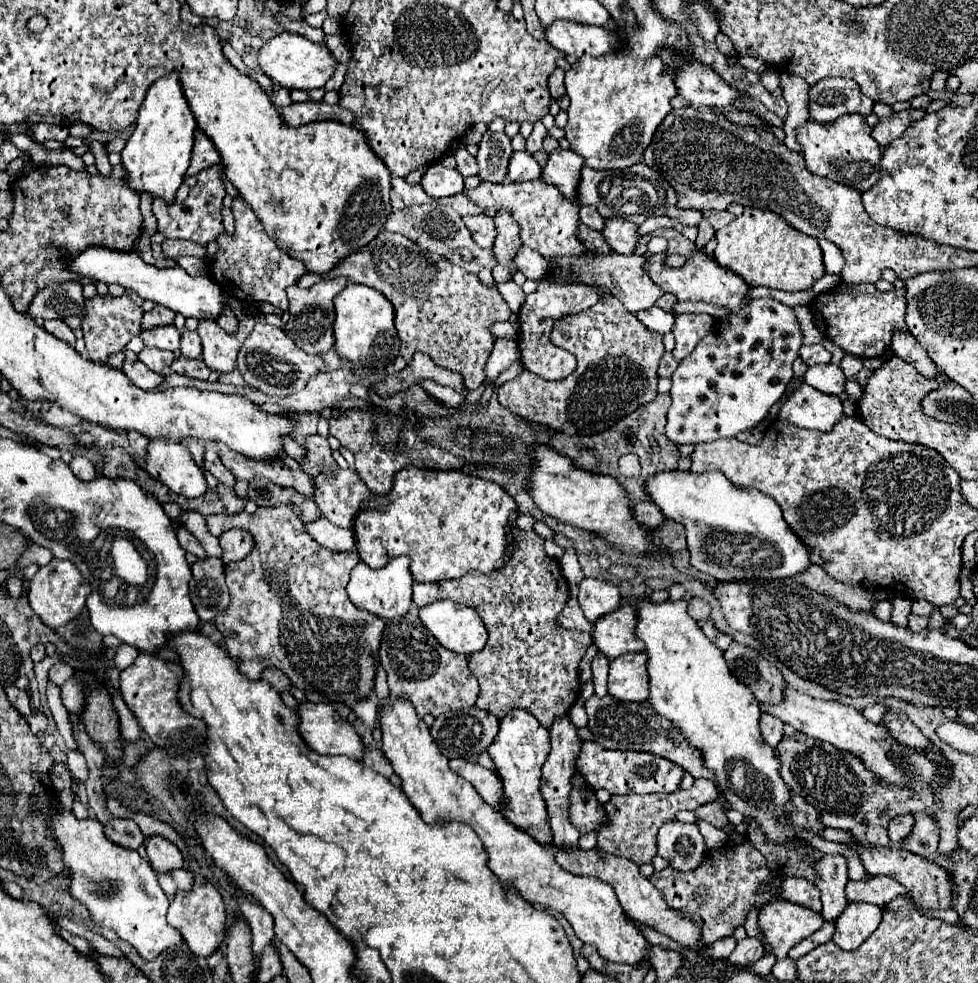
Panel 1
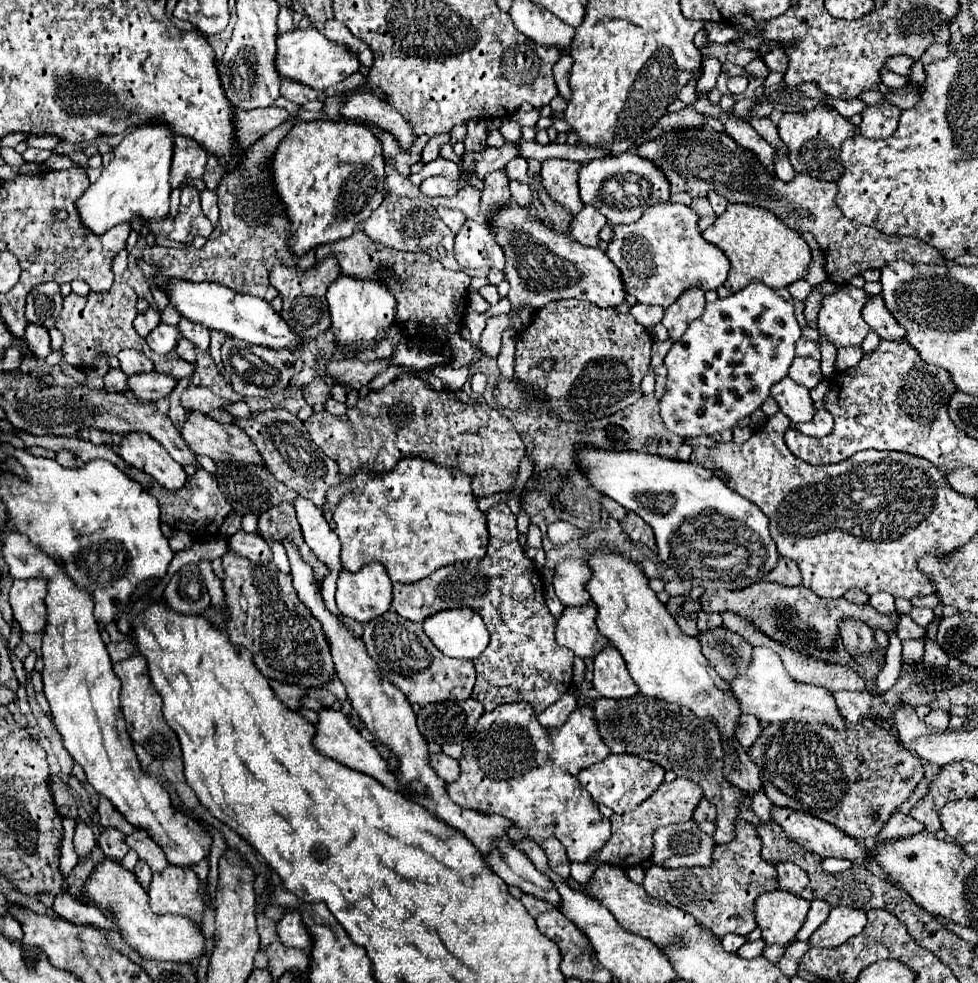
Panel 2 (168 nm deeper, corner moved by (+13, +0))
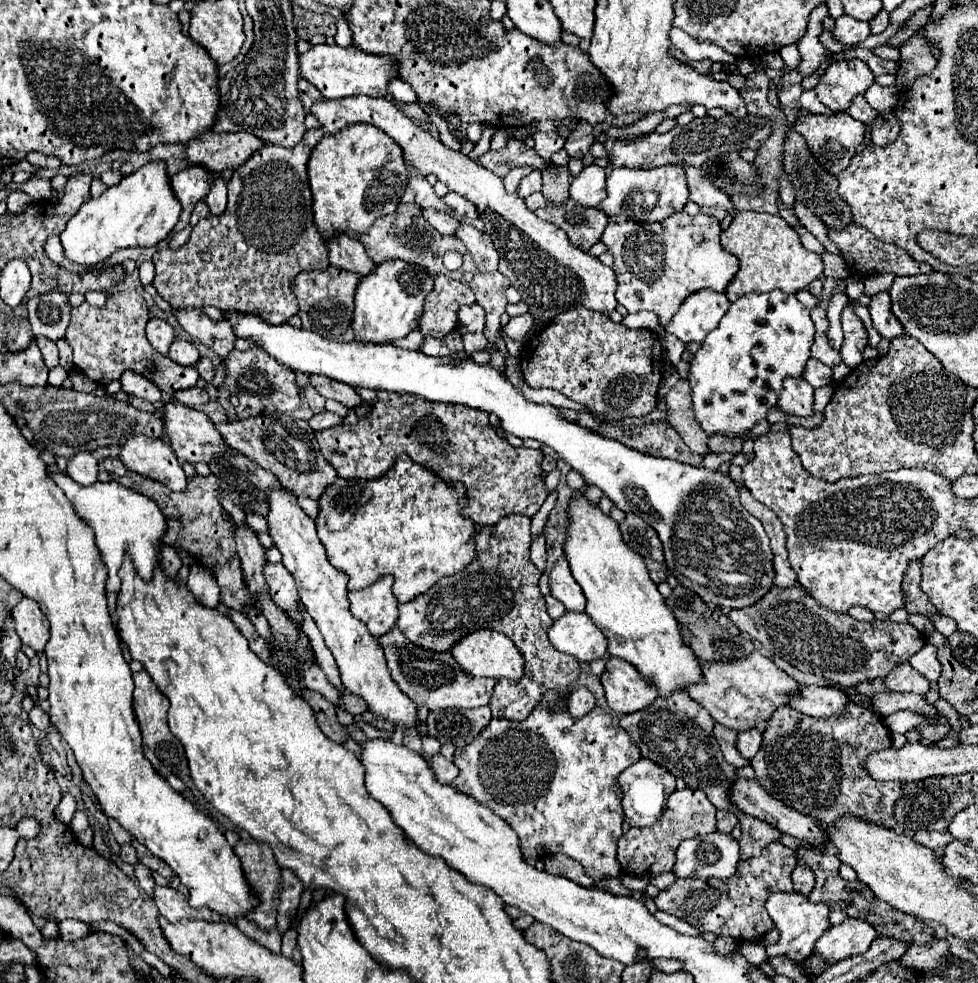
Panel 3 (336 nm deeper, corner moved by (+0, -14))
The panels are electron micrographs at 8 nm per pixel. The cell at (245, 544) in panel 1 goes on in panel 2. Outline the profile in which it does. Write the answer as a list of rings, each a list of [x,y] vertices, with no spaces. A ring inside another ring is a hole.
[[[243,530],[235,532],[227,538],[227,548],[239,556],[245,556],[253,562],[267,562],[271,560],[271,548],[269,544],[259,538],[257,534],[247,534]]]

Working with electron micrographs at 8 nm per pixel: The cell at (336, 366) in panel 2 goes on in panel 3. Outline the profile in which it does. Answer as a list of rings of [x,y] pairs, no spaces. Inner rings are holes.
[[[310,376],[308,378],[310,386],[314,386],[318,390],[318,394],[322,394],[324,398],[332,398],[342,402],[348,408],[358,408],[362,404],[360,396],[356,394],[356,390],[344,382],[336,382],[336,380],[328,380],[324,376]]]

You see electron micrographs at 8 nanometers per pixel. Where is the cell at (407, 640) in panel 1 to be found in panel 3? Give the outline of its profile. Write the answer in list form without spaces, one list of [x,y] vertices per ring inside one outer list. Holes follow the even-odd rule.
[[[392,628],[388,634],[380,636],[378,642],[384,648],[386,662],[392,672],[394,682],[418,706],[426,706],[428,710],[478,708],[478,706],[486,706],[490,702],[496,680],[476,678],[476,676],[464,672],[460,668],[460,664],[452,658],[450,652],[432,652],[432,650],[424,650],[420,646],[414,646],[410,650],[410,648],[406,648],[406,636],[398,628]]]

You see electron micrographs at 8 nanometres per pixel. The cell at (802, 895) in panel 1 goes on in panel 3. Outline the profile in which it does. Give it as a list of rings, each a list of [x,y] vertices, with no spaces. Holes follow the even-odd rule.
[[[796,866],[792,876],[794,876],[794,892],[808,896],[814,888],[814,872],[808,866]]]

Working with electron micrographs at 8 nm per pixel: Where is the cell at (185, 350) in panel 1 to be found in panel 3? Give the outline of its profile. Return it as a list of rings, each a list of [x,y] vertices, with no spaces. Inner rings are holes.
[[[200,358],[196,370],[198,370],[198,374],[200,374],[200,378],[202,378],[204,382],[208,382],[208,384],[212,382],[212,378],[214,378],[214,366],[212,366],[210,358]]]

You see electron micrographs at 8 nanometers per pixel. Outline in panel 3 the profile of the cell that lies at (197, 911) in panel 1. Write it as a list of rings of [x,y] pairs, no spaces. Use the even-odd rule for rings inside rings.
[[[156,886],[152,900],[160,908],[160,916],[164,916],[168,922],[190,918],[190,920],[212,920],[212,912],[208,908],[192,908],[188,904],[188,898],[182,896],[182,892],[172,890],[168,886]]]

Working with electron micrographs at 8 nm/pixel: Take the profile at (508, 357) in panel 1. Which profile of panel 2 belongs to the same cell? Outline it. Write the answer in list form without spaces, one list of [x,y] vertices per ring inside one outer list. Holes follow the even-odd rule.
[[[507,314],[503,316],[495,316],[487,320],[487,326],[481,334],[481,350],[489,356],[489,358],[497,358],[499,350],[501,350],[501,332],[511,326]]]

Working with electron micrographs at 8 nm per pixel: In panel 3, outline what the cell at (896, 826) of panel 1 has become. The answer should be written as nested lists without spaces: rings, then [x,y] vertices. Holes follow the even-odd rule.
[[[920,830],[914,834],[914,840],[930,850],[940,850],[940,848],[948,846],[954,838],[950,832],[924,832],[924,830]]]

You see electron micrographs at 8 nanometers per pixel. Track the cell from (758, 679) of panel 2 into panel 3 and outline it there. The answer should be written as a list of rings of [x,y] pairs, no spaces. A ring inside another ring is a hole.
[[[758,650],[740,660],[730,662],[702,662],[702,682],[690,684],[686,688],[688,696],[710,712],[710,716],[736,732],[746,728],[762,726],[778,706],[788,704],[786,692],[796,692],[800,684],[782,672],[770,658],[762,656]]]

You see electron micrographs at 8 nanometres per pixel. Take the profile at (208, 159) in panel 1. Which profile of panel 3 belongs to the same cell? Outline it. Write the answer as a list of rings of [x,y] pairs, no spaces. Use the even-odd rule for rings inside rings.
[[[188,166],[170,178],[170,188],[176,200],[182,204],[182,214],[176,224],[176,232],[188,226],[192,208],[210,190],[210,180],[212,180],[212,174],[206,168],[198,168],[198,166]]]

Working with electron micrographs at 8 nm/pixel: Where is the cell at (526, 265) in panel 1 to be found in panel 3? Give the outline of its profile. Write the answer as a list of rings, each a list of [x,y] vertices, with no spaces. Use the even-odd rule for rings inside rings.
[[[462,224],[454,232],[454,236],[458,236],[466,244],[466,248],[472,252],[472,258],[480,272],[498,270],[498,252],[494,250],[490,236],[486,236],[484,232],[480,232],[478,228],[474,228],[470,224]]]

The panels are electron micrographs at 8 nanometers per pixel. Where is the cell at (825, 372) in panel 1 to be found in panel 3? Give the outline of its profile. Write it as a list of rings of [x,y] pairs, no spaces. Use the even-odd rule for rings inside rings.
[[[810,358],[806,362],[806,368],[804,368],[802,376],[814,388],[820,388],[820,386],[826,386],[832,380],[832,368],[826,366],[826,364],[820,364],[820,360],[816,360],[816,358]]]

